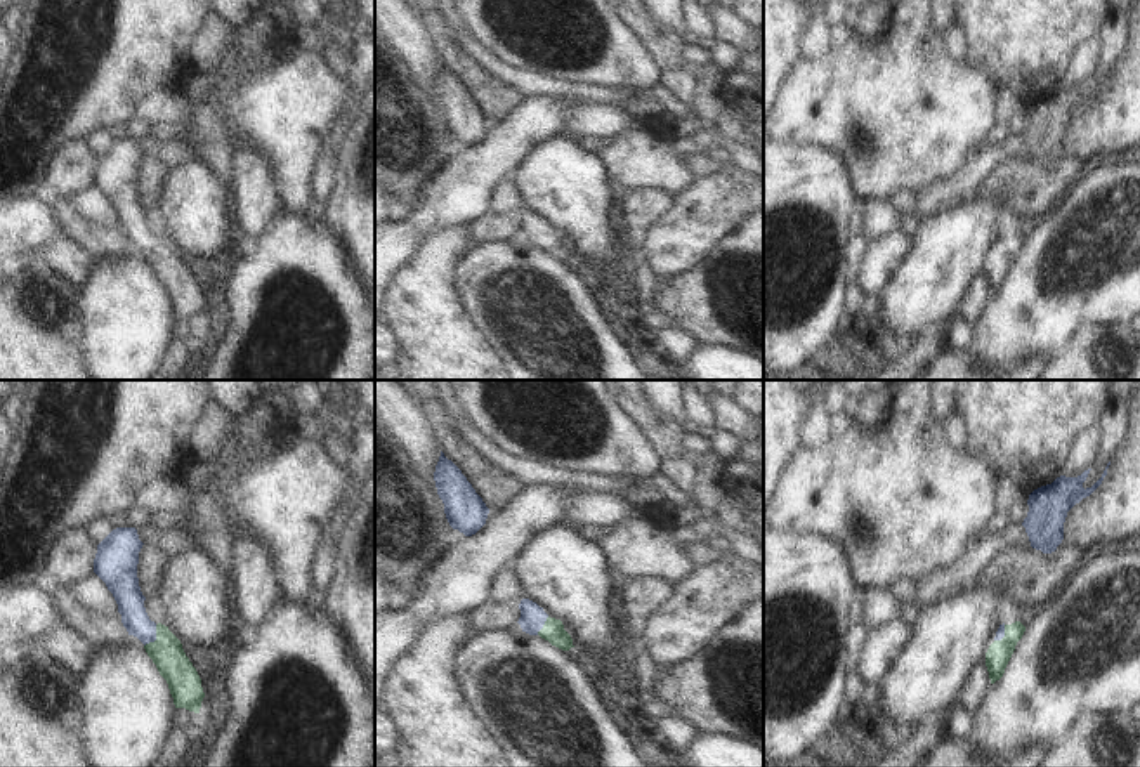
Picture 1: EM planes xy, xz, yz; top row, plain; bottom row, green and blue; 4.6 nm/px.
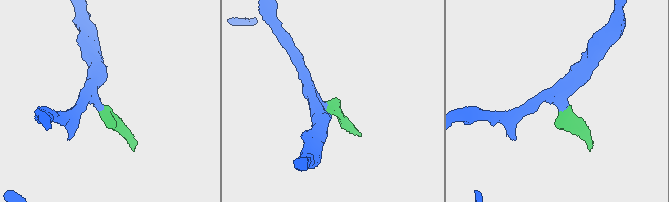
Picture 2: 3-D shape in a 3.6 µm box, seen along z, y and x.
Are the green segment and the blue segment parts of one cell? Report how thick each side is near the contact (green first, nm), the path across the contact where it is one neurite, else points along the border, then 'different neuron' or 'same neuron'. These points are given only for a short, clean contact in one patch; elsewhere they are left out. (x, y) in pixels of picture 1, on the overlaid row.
150/130 nm | across xy (167, 653), (157, 637), (134, 615), (127, 592) | same neuron

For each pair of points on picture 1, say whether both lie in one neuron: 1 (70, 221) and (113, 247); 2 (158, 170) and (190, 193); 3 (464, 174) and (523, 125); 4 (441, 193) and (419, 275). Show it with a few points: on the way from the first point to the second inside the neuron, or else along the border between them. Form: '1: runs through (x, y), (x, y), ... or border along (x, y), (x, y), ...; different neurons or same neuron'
1: runs through (80, 231), (103, 243); same neuron
2: border along (169, 170), (155, 207); different neurons
3: runs through (478, 169), (509, 139); same neuron
4: border along (467, 222), (432, 231), (401, 264); different neurons

